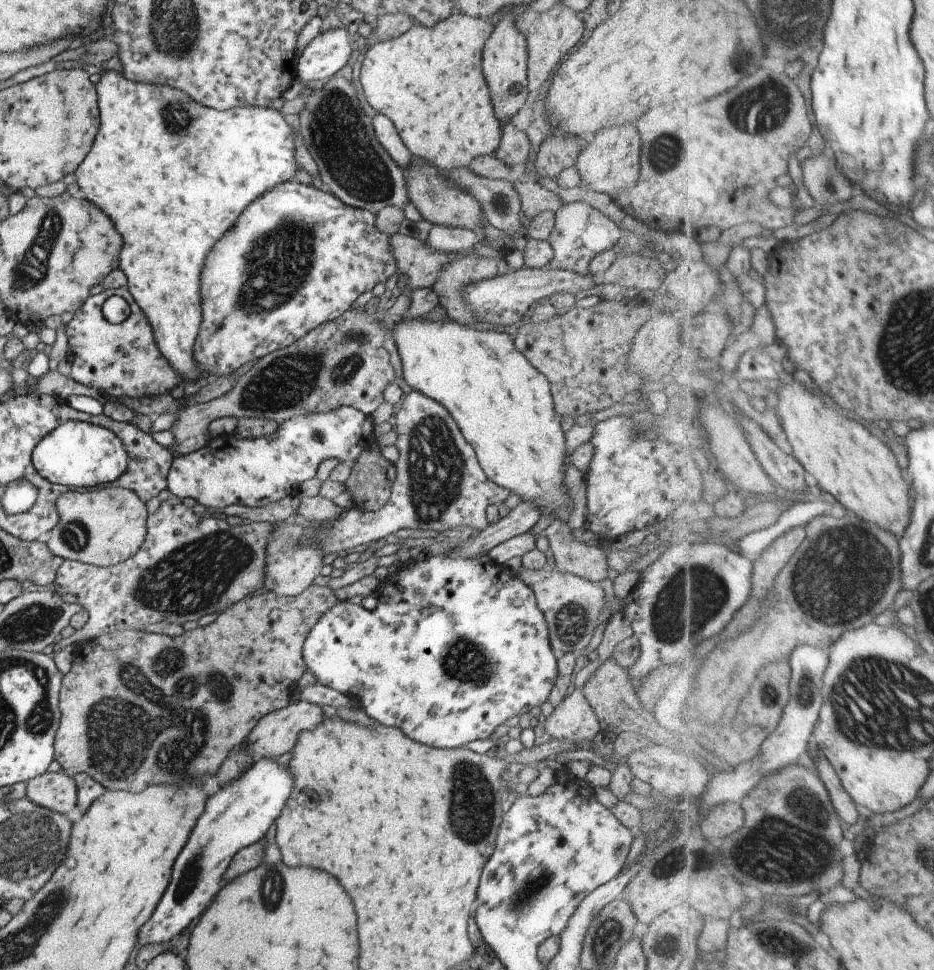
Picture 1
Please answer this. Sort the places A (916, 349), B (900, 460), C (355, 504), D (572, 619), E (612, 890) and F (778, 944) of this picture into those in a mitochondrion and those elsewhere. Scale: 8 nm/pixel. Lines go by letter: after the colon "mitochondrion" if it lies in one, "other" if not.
A: mitochondrion
B: other
C: other
D: mitochondrion
E: other
F: mitochondrion

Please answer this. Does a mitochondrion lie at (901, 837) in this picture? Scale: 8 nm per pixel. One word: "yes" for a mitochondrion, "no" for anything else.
no

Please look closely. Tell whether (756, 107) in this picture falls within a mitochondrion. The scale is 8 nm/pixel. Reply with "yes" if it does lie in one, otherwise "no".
yes

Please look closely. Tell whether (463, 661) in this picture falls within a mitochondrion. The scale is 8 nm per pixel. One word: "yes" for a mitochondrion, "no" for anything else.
yes

